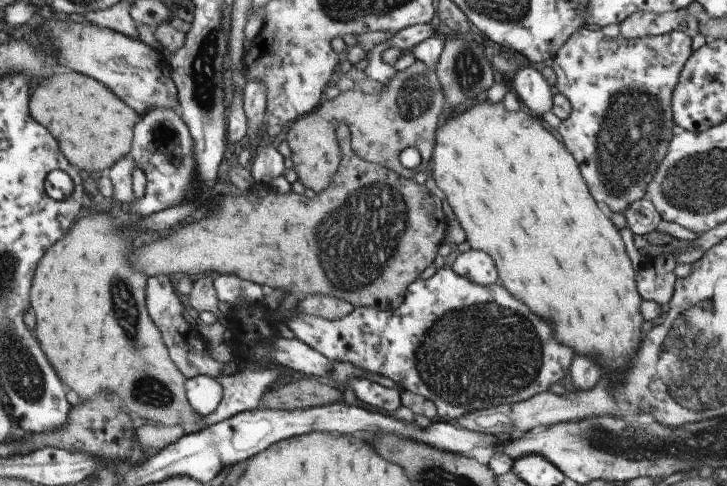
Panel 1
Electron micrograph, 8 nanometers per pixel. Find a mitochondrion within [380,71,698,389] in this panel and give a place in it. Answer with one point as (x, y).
(631, 134)

